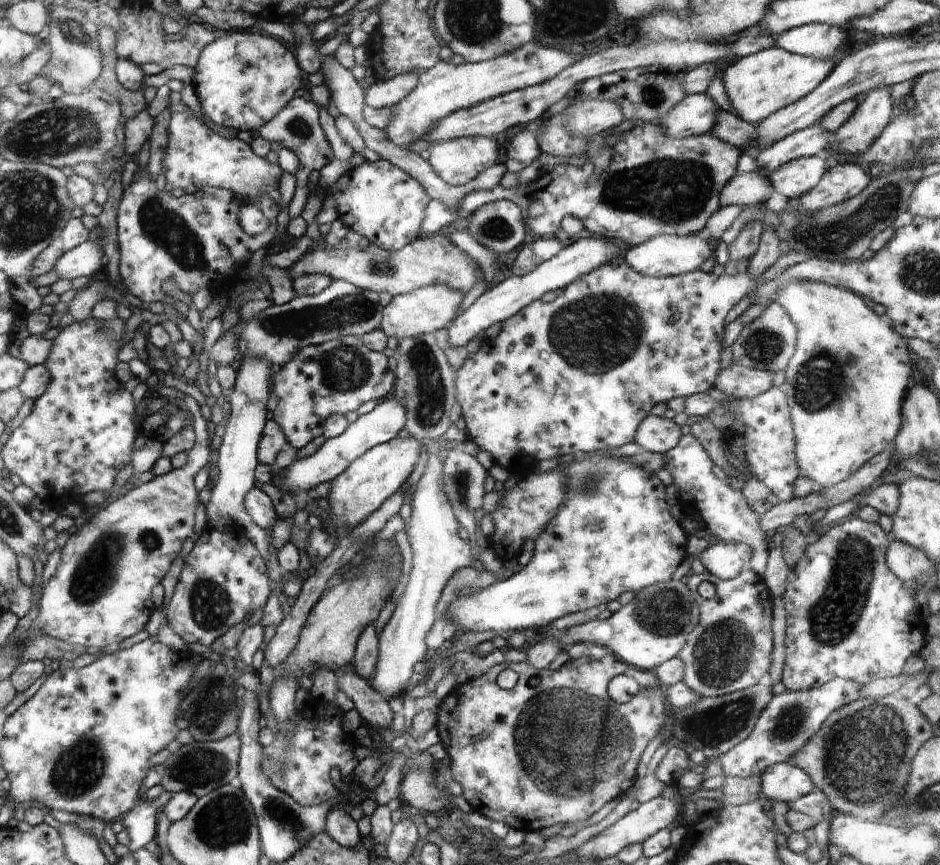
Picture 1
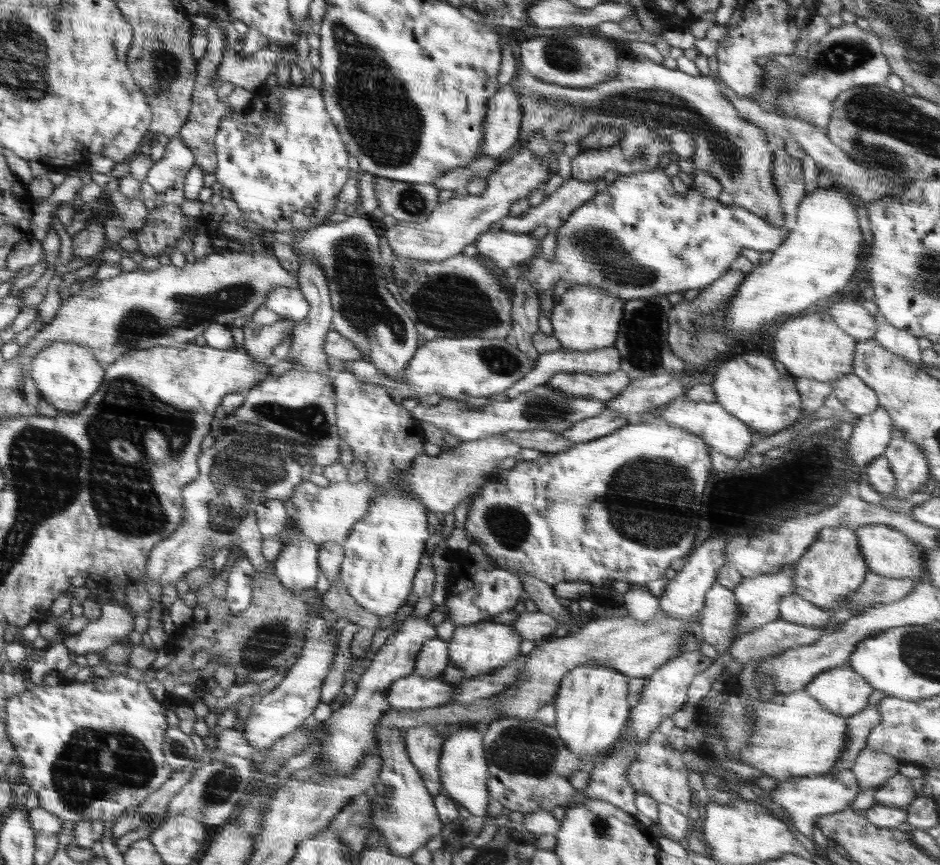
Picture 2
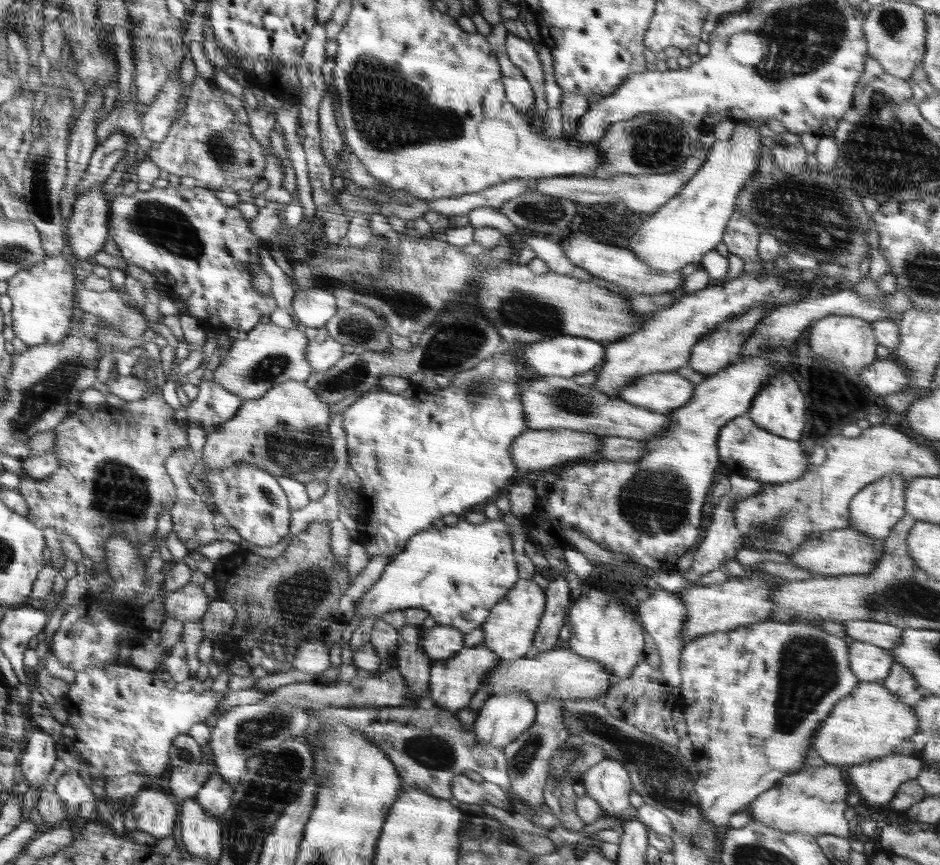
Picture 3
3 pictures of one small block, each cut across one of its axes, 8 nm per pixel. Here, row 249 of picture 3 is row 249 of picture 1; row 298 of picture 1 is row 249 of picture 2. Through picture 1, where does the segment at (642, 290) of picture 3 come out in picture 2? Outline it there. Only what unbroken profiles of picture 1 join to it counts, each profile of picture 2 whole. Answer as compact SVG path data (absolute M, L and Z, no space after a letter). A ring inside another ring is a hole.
M484 232L473 242L478 255L498 268L507 269L522 264L541 250L542 241L528 233Z

